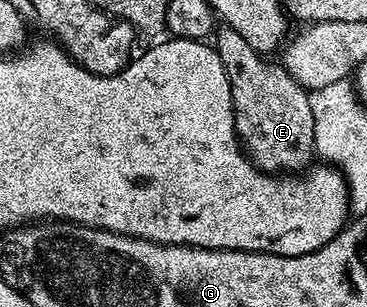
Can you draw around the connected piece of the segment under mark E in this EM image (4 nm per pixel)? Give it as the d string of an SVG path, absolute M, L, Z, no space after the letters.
M222 25L216 31L216 38L215 49L223 68L227 72L227 80L231 84L235 133L243 143L253 165L258 170L266 172L304 171L315 158L310 91L302 86L300 82L296 82L285 71L284 65L277 63L276 66L275 63L268 62L270 60L268 57L262 56L255 48L247 44L240 32L233 30L229 25Z

